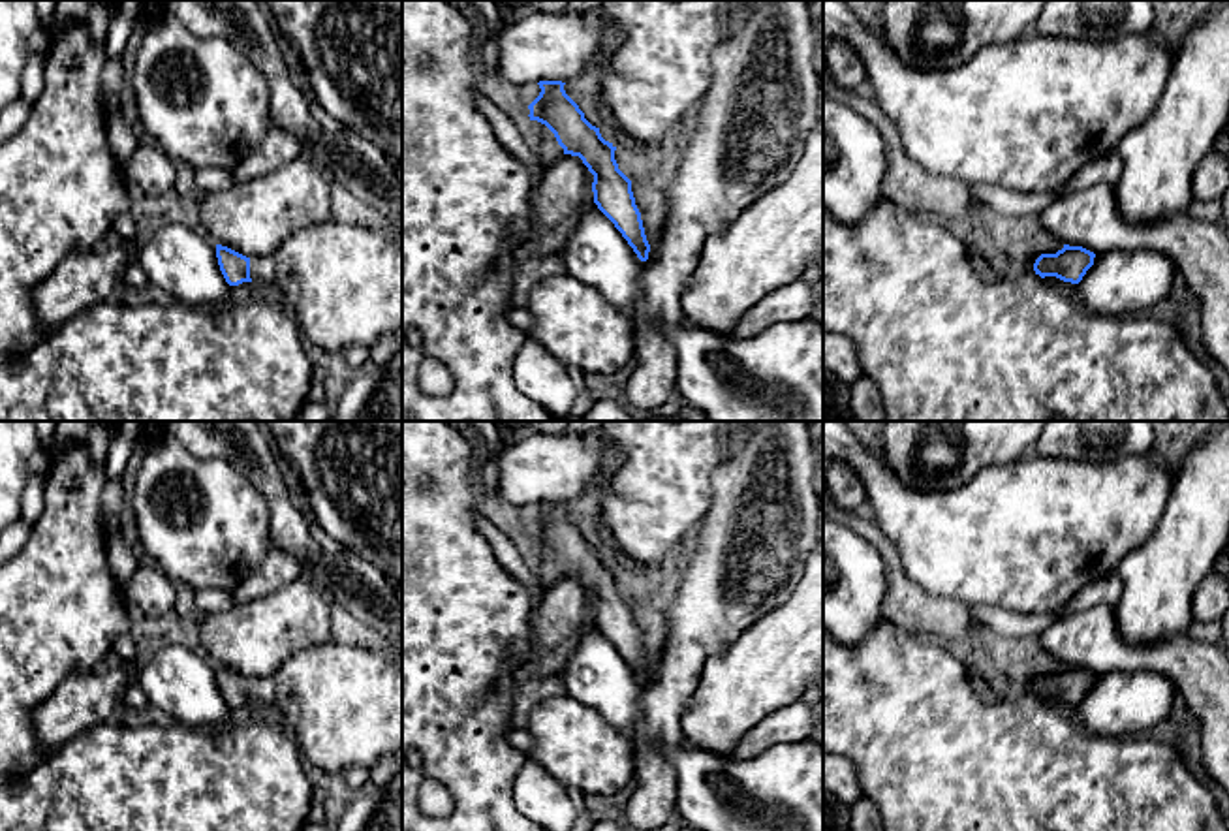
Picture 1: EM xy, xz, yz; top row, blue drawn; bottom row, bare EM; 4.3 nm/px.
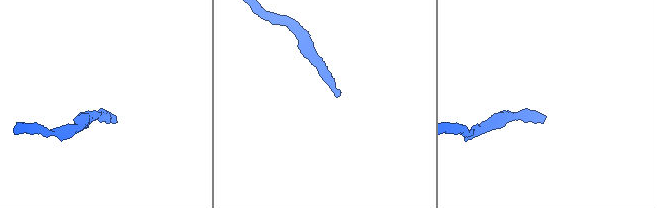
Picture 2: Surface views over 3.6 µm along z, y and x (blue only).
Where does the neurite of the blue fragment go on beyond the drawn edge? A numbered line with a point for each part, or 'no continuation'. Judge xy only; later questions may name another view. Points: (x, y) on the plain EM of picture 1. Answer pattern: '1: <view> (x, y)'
1: xy (342, 704)

